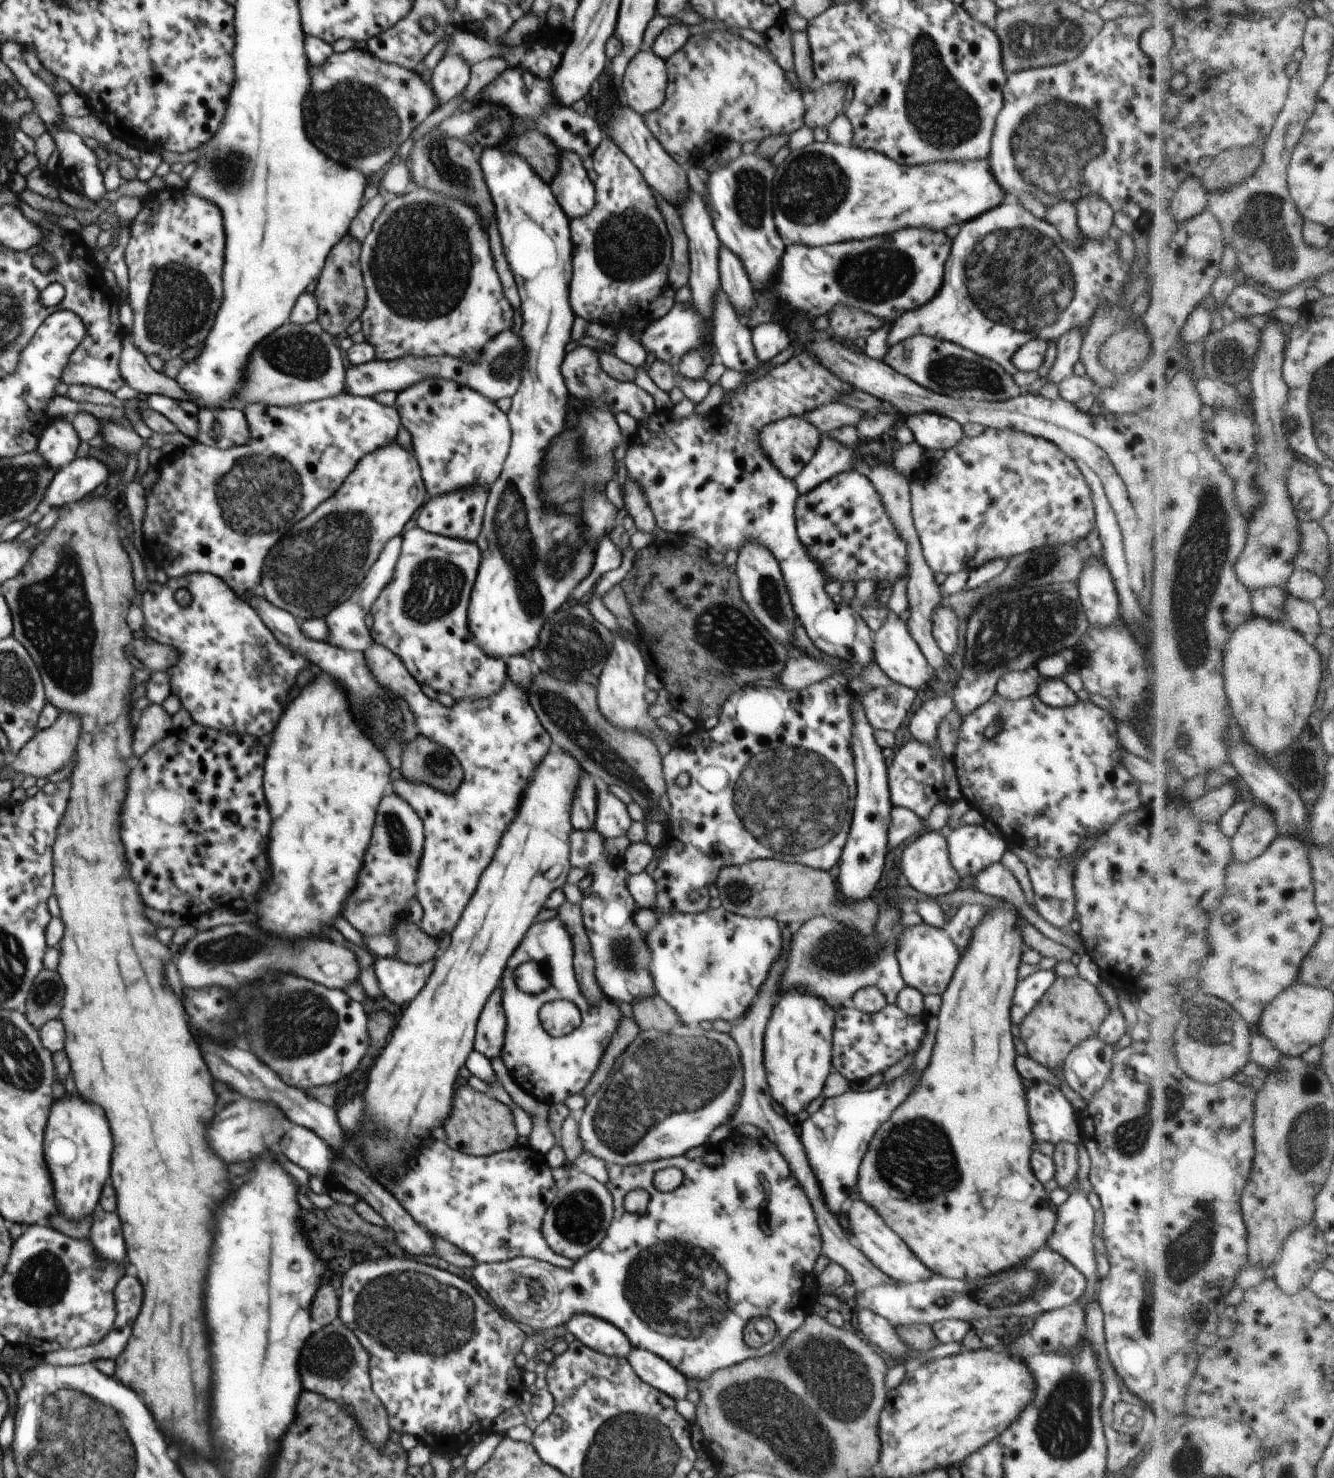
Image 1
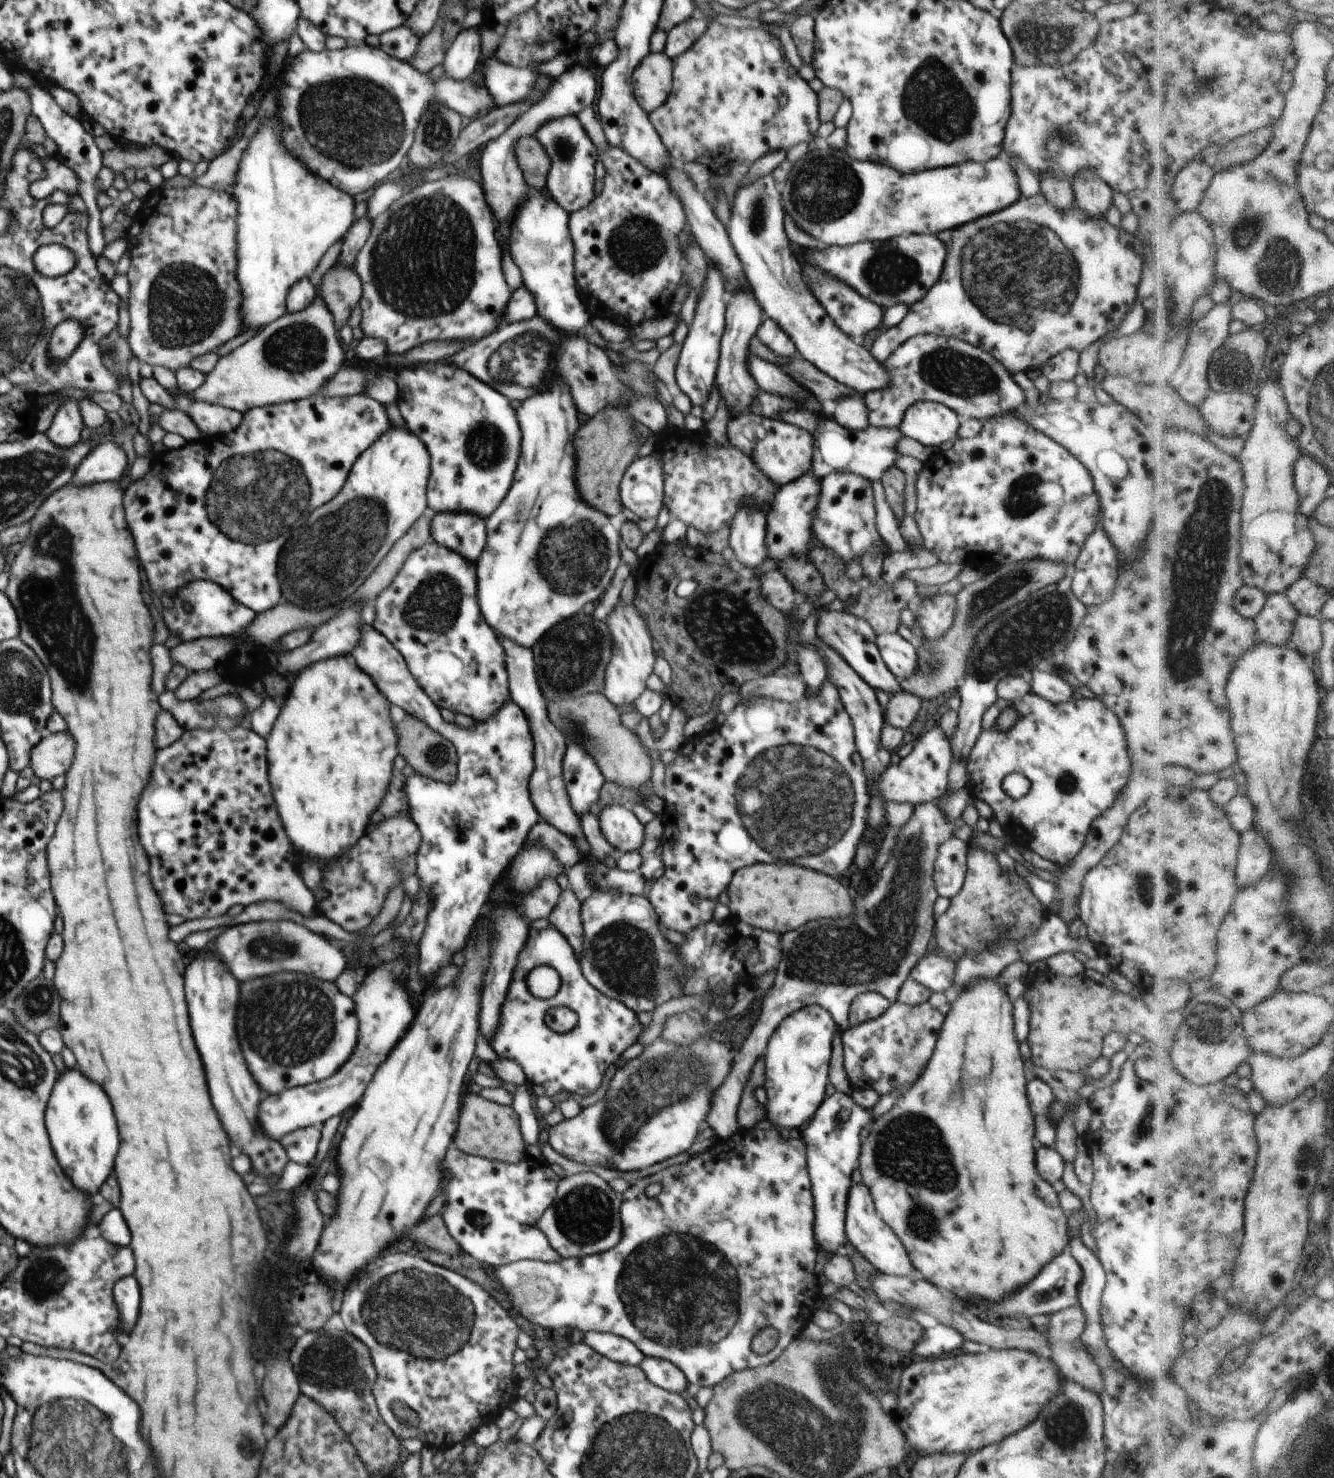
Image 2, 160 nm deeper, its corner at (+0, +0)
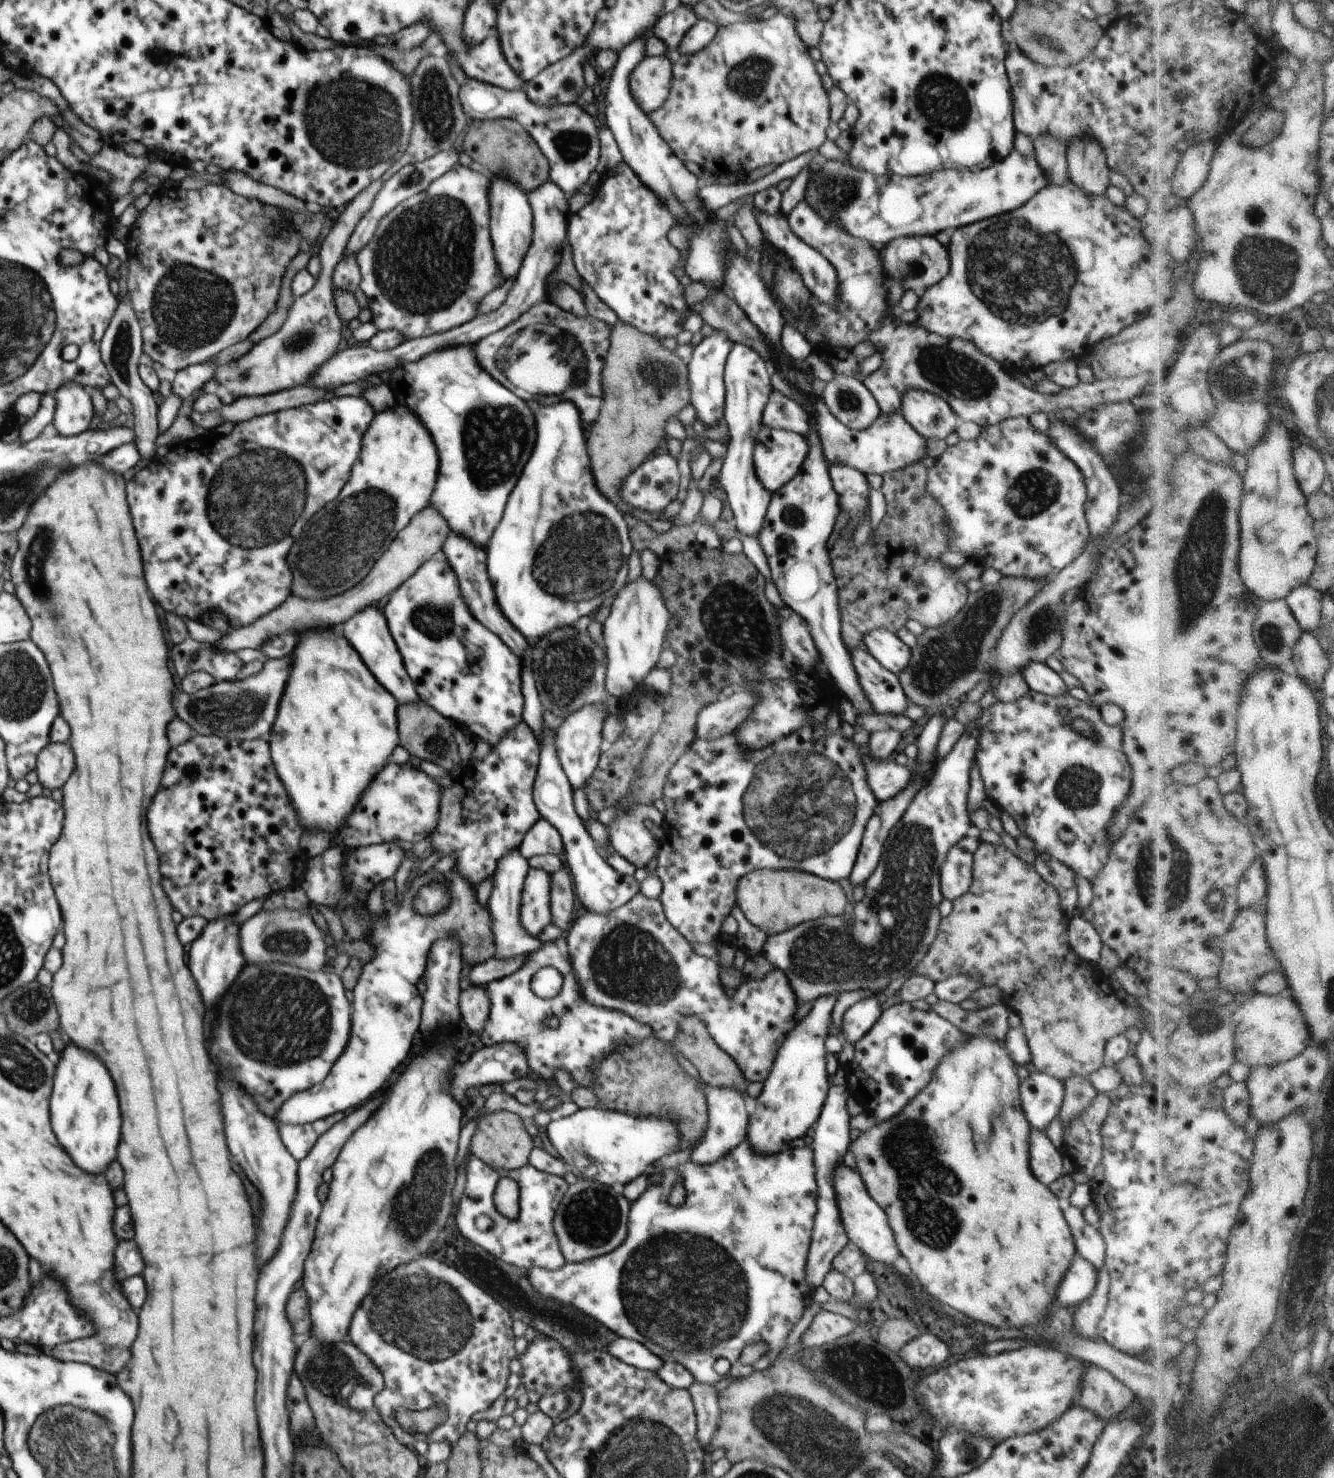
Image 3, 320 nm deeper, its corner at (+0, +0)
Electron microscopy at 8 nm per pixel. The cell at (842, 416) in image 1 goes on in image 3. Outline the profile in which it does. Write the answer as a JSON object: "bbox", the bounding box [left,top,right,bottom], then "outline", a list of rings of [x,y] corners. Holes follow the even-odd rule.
{"bbox":[761,391,811,437],"outline":[[[772,391],[764,407],[761,423],[771,429],[784,429],[803,437],[811,431],[811,414],[789,396]]]}

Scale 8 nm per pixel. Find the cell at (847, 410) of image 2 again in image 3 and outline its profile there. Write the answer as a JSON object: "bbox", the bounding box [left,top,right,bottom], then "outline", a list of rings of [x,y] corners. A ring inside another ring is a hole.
{"bbox":[820,374,882,431],"outline":[[[836,374],[831,381],[821,386],[820,398],[844,426],[857,431],[867,429],[882,414],[873,392],[870,392],[863,381],[856,377]]]}

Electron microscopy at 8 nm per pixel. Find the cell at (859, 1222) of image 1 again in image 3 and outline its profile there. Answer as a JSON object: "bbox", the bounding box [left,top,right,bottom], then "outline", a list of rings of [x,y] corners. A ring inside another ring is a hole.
{"bbox":[833,1163,902,1266],"outline":[[[840,1163],[833,1174],[833,1185],[836,1193],[837,1207],[850,1242],[856,1244],[866,1257],[891,1264],[893,1266],[902,1258],[893,1230],[888,1224],[887,1214],[870,1196],[860,1173]]]}

